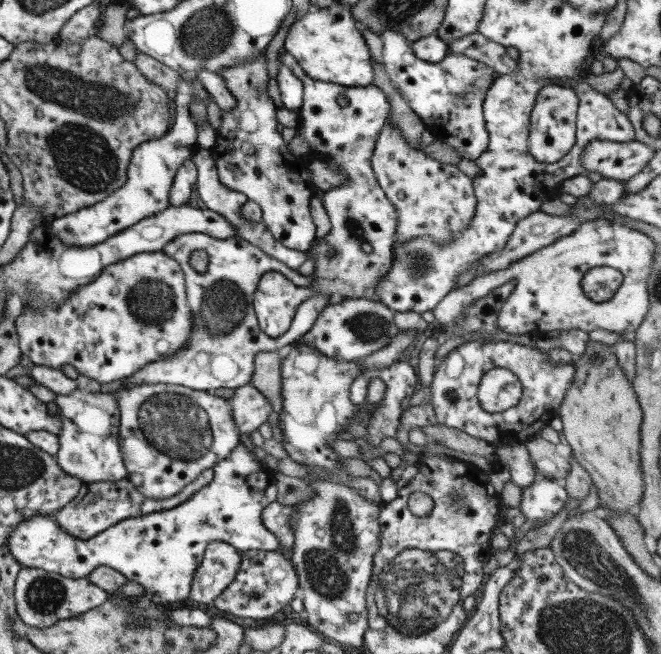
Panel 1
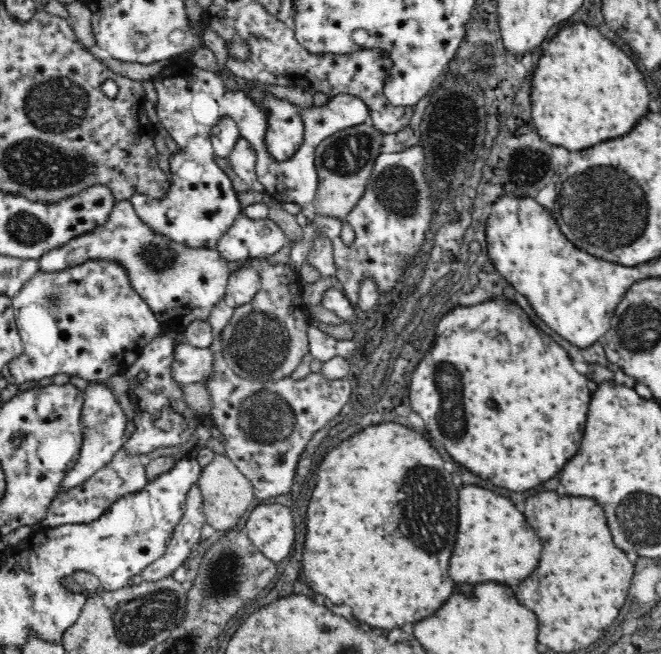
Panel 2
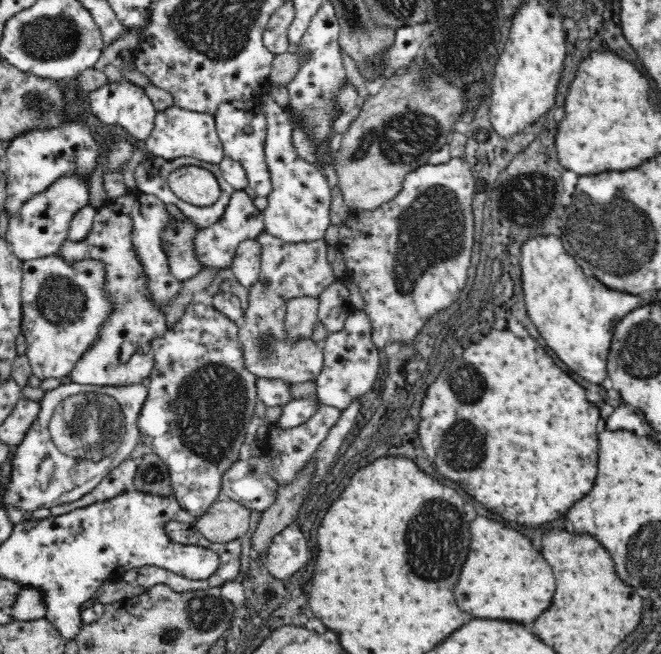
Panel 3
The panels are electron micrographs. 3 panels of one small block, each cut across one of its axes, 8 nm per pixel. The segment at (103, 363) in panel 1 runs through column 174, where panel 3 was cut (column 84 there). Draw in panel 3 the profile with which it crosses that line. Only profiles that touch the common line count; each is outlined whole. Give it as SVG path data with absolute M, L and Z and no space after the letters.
M46 256L28 260L22 264L22 322L20 330L28 342L28 362L34 370L34 376L40 380L46 378L64 378L70 376L78 360L92 348L98 338L98 330L104 326L108 314L114 310L110 294L104 290L106 286L106 264L100 260L76 260L66 262L62 256Z

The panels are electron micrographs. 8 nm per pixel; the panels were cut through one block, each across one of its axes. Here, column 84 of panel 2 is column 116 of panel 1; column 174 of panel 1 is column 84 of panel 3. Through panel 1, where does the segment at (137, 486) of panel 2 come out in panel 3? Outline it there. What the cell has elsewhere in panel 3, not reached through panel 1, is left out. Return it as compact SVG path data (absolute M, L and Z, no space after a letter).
M124 460L114 472L110 472L102 484L98 484L92 492L88 492L82 500L76 500L74 504L62 504L62 506L54 506L52 508L52 516L62 516L62 514L70 514L78 508L90 508L96 502L106 502L116 498L118 494L130 492L134 488L134 478L138 472L138 462L136 460Z

